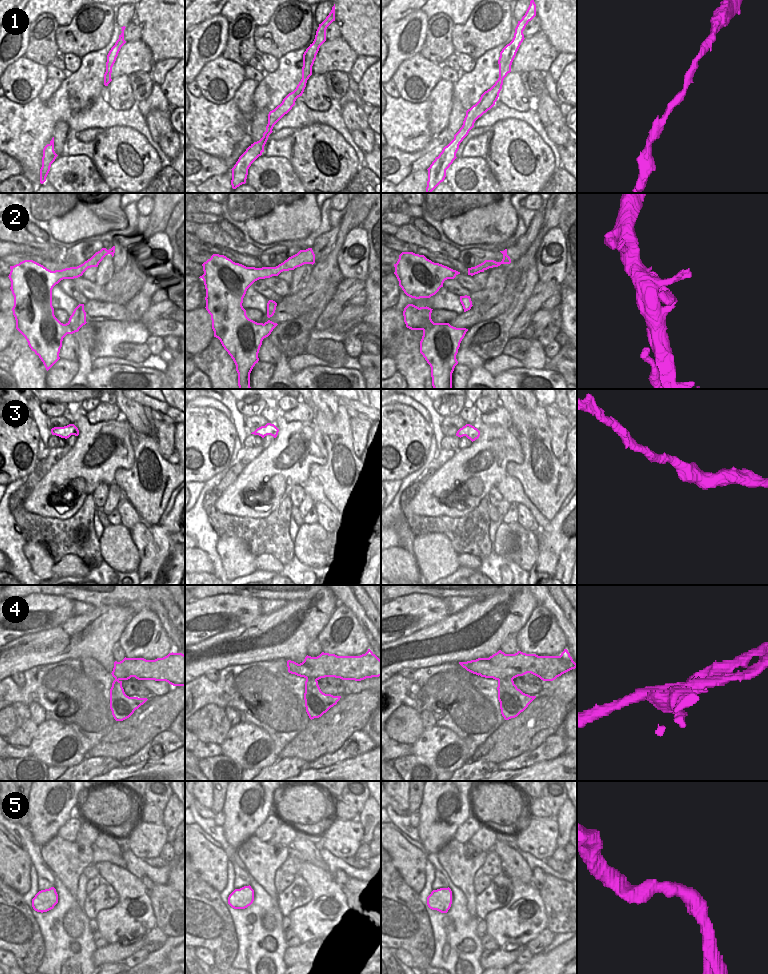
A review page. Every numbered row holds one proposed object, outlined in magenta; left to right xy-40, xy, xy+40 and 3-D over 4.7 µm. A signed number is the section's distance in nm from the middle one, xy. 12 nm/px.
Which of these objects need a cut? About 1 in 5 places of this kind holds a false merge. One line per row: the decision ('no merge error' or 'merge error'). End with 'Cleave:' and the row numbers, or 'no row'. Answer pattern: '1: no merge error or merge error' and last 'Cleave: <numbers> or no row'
1: no merge error
2: no merge error
3: no merge error
4: merge error
5: no merge error
Cleave: 4

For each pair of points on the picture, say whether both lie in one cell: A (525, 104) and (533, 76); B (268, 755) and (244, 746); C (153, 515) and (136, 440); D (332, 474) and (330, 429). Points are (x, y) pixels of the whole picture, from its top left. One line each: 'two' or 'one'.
A: two
B: one
C: one
D: one

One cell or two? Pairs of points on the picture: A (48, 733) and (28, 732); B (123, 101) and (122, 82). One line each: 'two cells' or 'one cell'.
A: two cells
B: one cell

